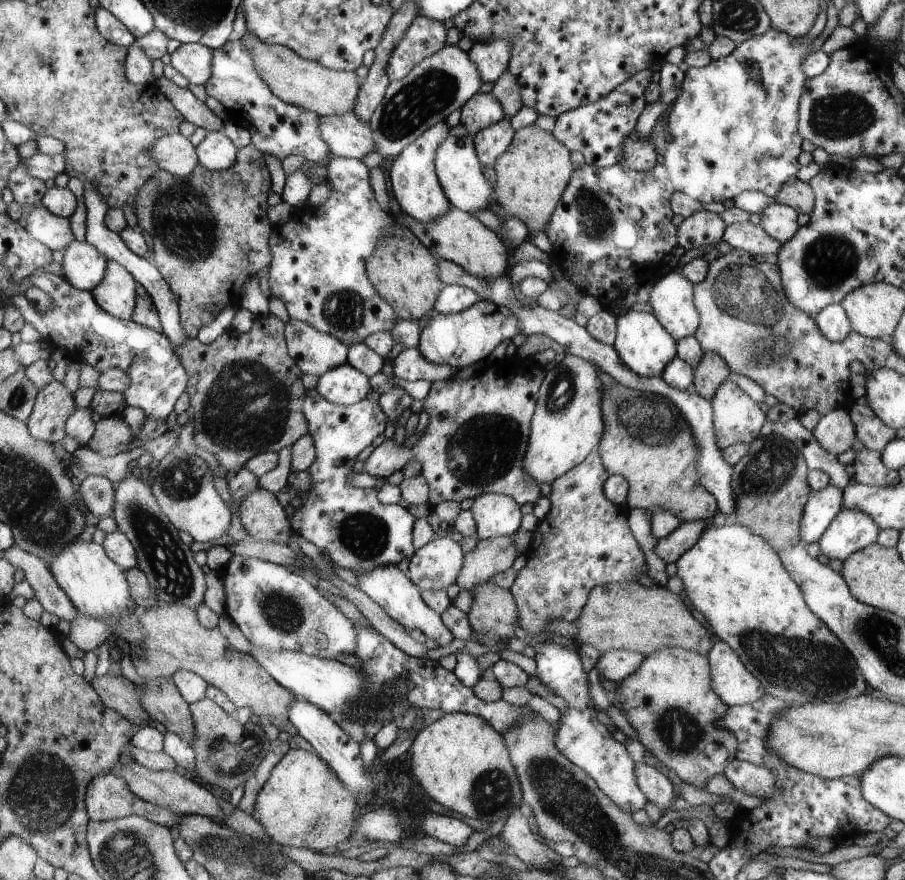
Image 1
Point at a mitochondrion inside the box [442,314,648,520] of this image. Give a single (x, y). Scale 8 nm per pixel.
(499, 444)

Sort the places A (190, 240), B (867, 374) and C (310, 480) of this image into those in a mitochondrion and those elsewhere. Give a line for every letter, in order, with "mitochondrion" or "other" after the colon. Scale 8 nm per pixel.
A: mitochondrion
B: other
C: other

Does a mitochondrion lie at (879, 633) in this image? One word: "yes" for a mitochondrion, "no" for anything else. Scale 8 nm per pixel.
yes

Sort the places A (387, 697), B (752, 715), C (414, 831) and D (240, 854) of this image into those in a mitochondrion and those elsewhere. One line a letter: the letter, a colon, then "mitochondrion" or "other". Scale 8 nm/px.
A: mitochondrion
B: other
C: other
D: mitochondrion

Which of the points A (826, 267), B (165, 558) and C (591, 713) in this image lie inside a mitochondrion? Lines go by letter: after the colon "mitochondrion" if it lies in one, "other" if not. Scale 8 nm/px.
A: mitochondrion
B: mitochondrion
C: other

